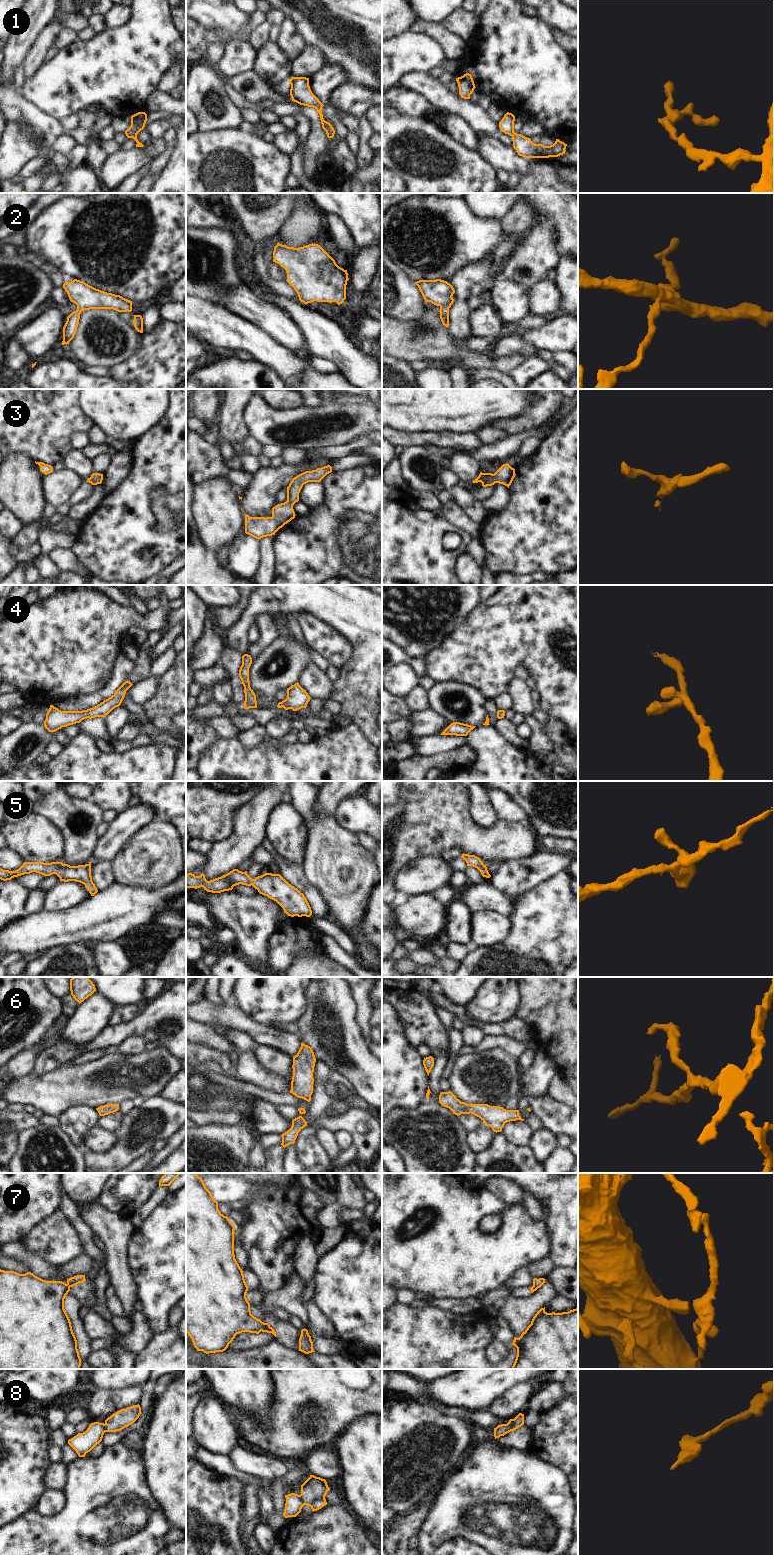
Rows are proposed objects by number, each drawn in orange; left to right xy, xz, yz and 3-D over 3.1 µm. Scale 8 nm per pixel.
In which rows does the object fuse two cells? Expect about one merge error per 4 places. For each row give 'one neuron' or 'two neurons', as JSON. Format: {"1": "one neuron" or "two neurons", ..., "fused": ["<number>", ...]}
{"1": "one neuron", "2": "one neuron", "3": "one neuron", "4": "one neuron", "5": "one neuron", "6": "one neuron", "7": "one neuron", "8": "two neurons", "fused": ["8"]}

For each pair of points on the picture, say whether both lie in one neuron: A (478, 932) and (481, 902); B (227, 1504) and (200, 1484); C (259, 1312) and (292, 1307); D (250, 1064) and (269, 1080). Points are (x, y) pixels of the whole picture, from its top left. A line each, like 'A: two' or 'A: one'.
A: two
B: one
C: one
D: one

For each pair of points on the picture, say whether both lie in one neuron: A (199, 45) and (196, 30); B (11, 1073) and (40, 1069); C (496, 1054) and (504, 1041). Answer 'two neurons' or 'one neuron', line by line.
A: one neuron
B: two neurons
C: two neurons

